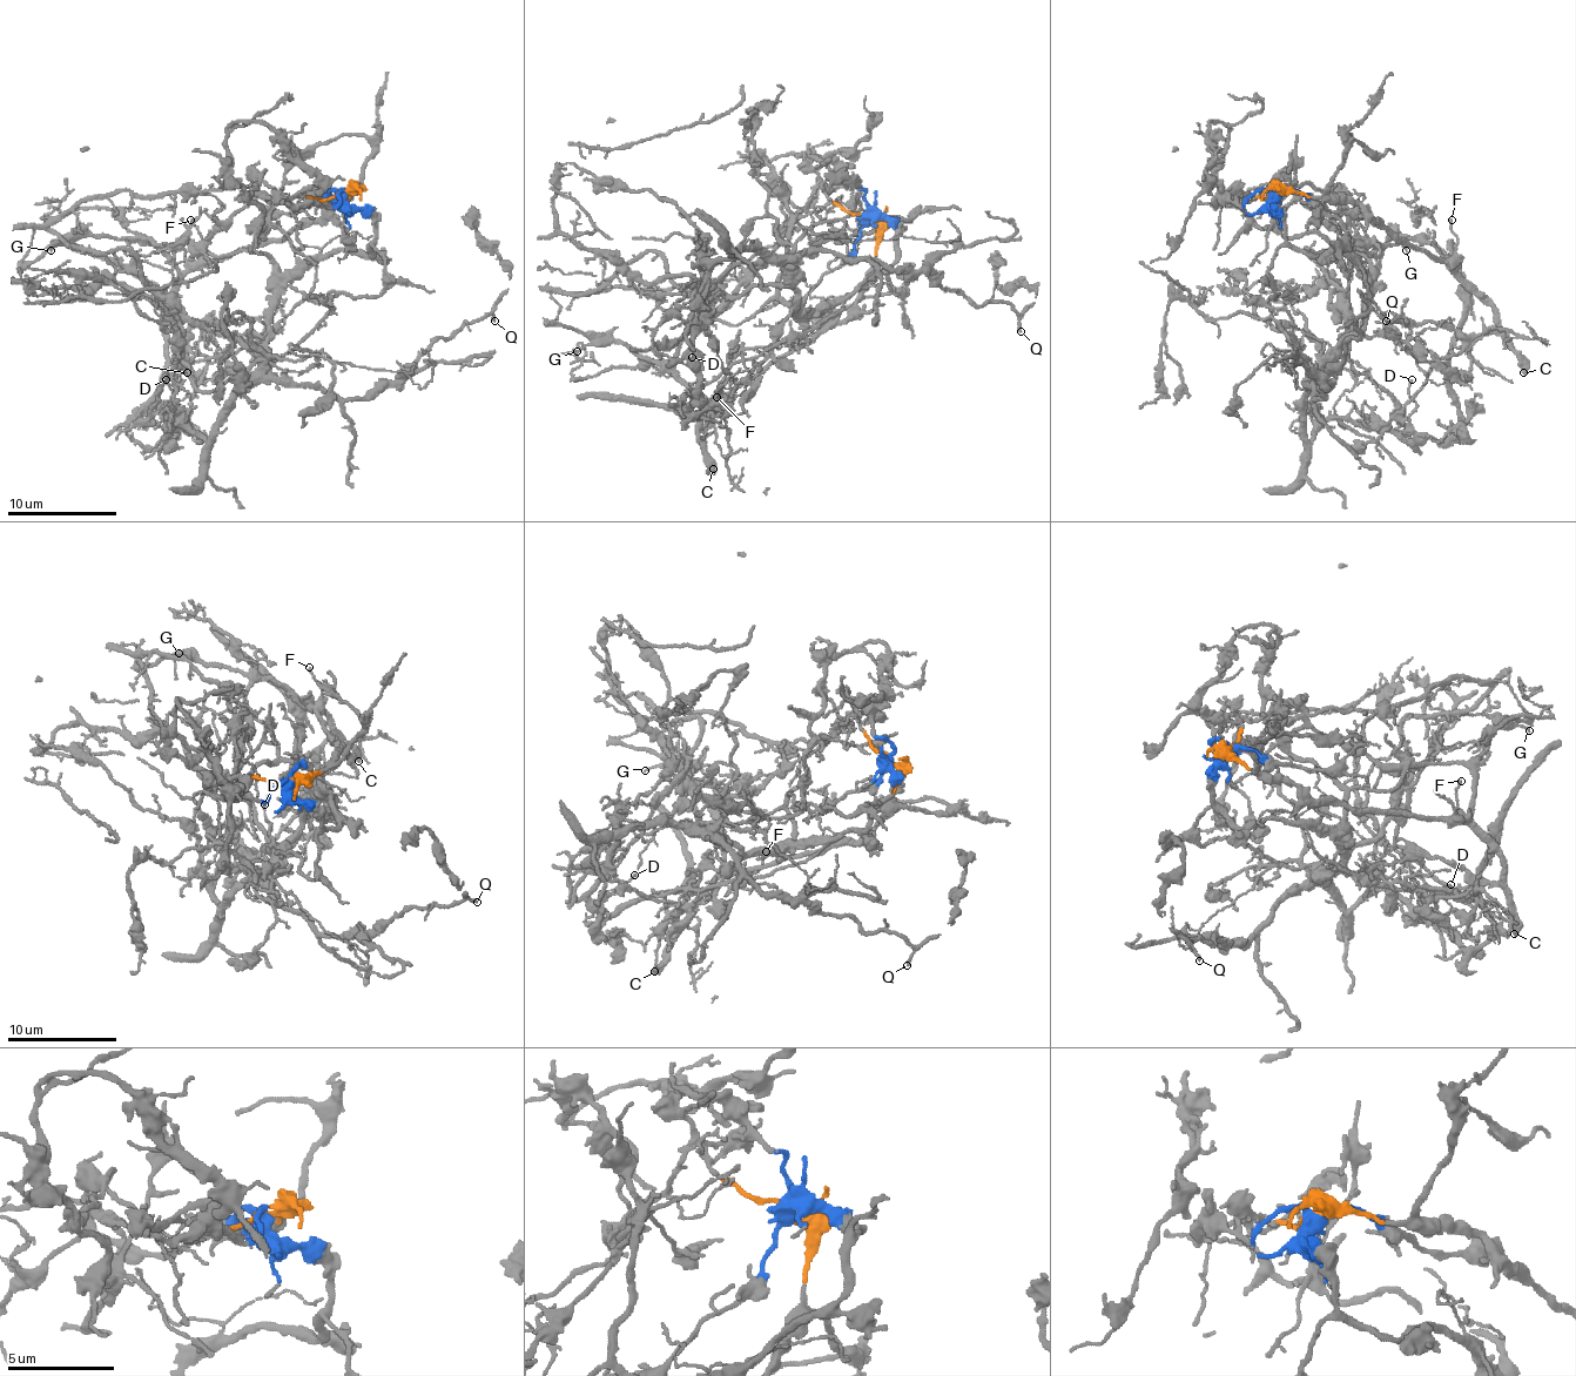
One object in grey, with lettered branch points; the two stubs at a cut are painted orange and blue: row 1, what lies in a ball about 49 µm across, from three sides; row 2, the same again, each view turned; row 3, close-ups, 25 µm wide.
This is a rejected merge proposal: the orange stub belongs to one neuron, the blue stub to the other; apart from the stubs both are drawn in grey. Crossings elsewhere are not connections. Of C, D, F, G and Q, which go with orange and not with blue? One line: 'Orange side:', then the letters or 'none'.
Orange side: C, F, G

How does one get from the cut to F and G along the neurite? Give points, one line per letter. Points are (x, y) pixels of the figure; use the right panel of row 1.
F: (1273, 191), (1355, 200), (1393, 237), (1401, 237), (1409, 245), (1448, 260), (1456, 243), (1450, 218)
G: (1273, 191), (1337, 196), (1360, 204), (1393, 237), (1418, 245), (1453, 270), (1428, 240), (1399, 235), (1407, 251)

